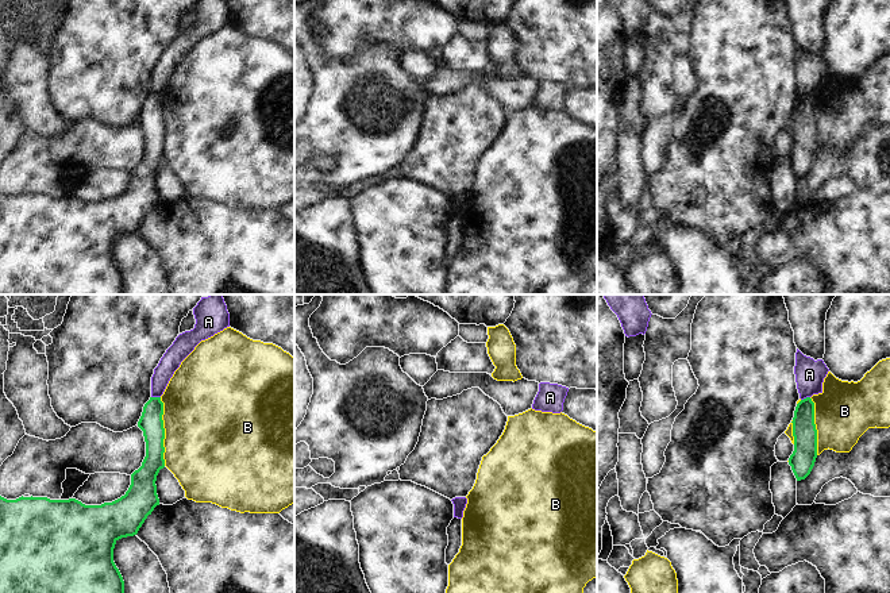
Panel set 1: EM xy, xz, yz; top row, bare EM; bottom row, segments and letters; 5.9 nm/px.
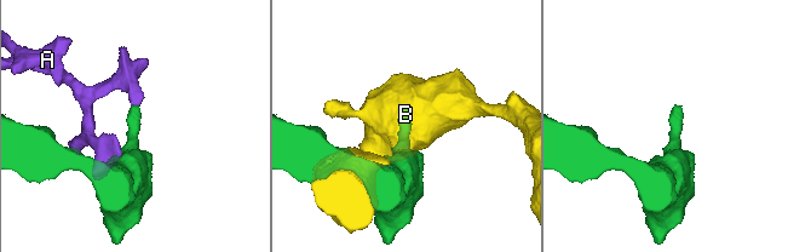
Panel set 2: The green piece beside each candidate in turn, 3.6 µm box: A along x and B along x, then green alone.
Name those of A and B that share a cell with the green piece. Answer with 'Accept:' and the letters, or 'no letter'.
Accept: no letter

